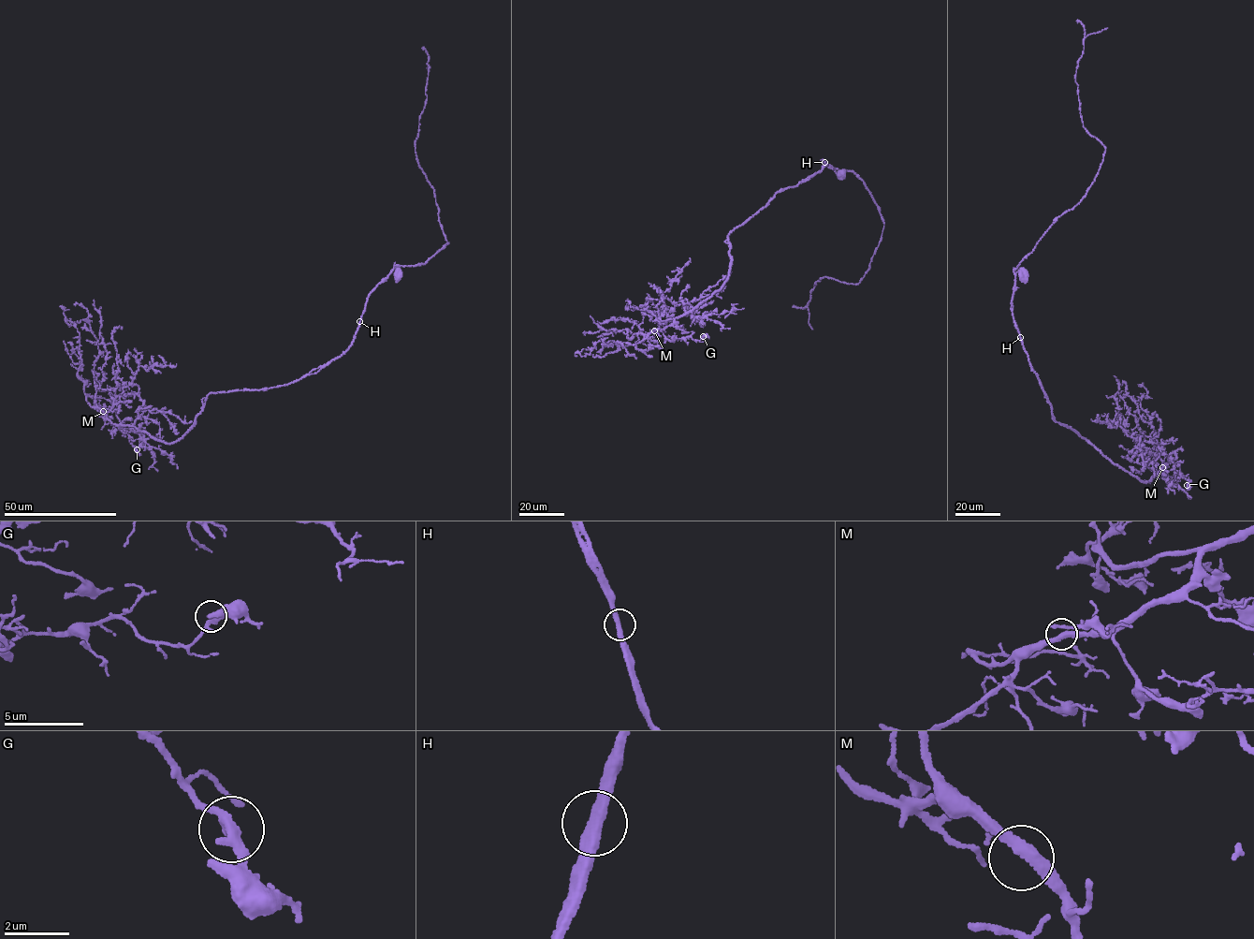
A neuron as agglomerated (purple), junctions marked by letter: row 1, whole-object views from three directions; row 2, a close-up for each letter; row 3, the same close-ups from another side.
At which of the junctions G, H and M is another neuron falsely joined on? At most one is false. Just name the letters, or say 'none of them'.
none of them

